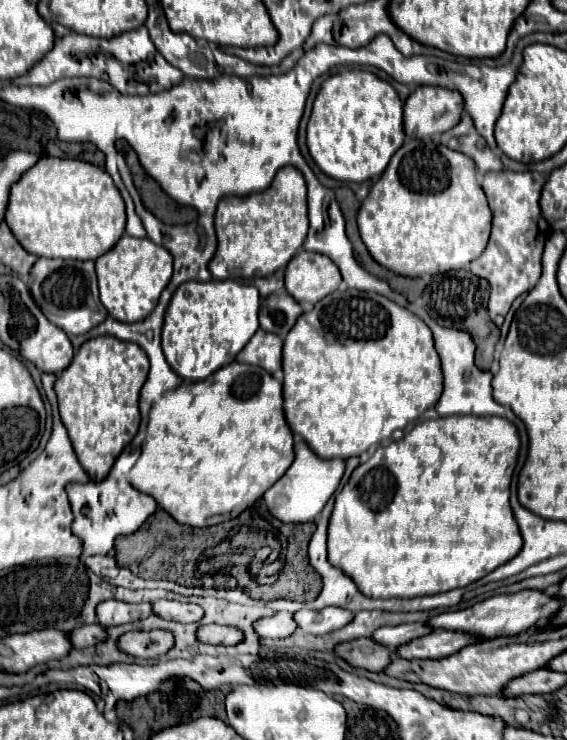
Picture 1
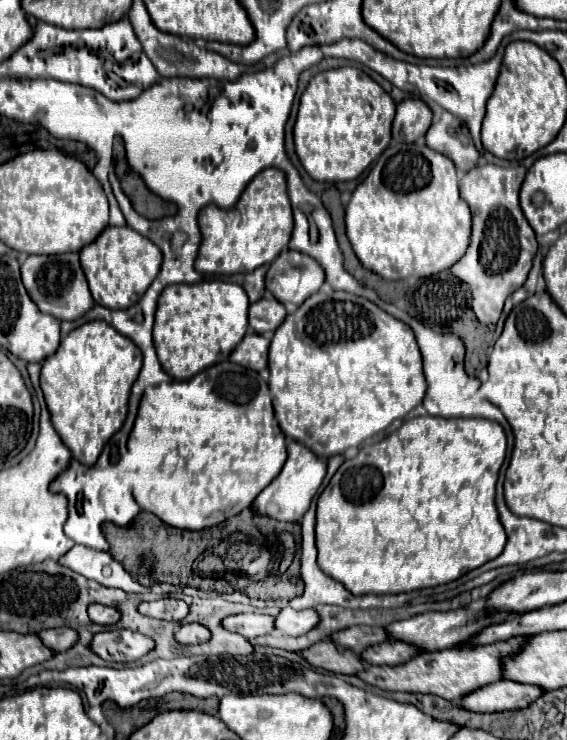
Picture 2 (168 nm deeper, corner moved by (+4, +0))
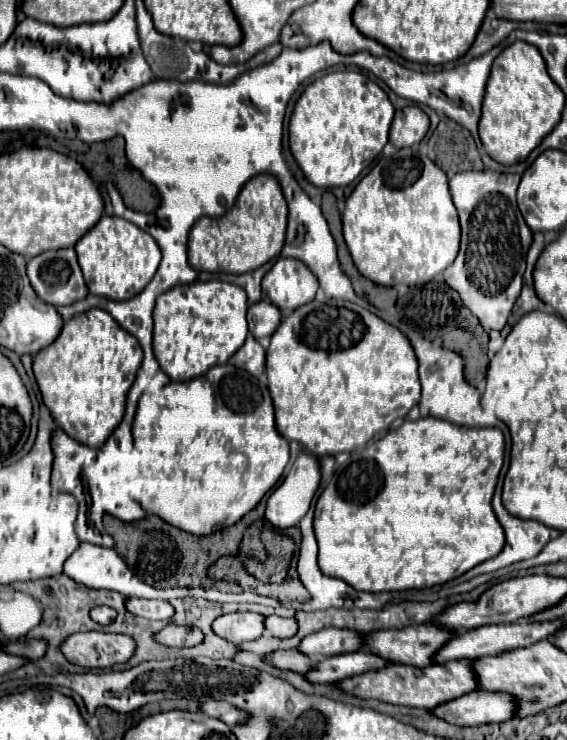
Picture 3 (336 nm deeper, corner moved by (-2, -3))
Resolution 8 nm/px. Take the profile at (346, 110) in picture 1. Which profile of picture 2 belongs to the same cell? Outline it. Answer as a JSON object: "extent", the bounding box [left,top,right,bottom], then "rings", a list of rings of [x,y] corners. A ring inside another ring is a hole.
{"extent":[294,66,396,184],"rings":[[[344,66],[316,74],[310,80],[304,94],[300,96],[298,116],[294,122],[294,148],[310,178],[314,178],[316,182],[330,182],[330,184],[356,180],[384,152],[386,144],[390,142],[394,106],[396,104],[390,98],[390,94],[358,68]]]}

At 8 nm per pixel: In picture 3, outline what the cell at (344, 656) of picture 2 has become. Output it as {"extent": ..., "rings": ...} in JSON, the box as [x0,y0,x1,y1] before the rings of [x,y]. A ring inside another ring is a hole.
{"extent":[266,649,314,673],"rings":[[[294,649],[294,651],[274,651],[266,659],[280,669],[292,669],[292,671],[298,671],[298,673],[306,673],[306,671],[314,669],[312,659],[298,649]]]}

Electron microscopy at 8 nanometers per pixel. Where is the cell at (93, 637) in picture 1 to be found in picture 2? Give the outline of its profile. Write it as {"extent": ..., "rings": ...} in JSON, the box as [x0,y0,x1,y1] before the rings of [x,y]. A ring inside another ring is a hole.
{"extent":[38,628,76,652],"rings":[[[48,628],[44,632],[38,632],[38,638],[52,652],[64,652],[76,642],[76,632],[72,628]]]}

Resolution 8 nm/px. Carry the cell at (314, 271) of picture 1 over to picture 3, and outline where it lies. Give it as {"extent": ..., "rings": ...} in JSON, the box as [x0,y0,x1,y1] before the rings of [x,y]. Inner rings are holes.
{"extent":[262,257,318,317],"rings":[[[280,257],[262,279],[262,291],[287,317],[316,297],[318,279],[302,261]]]}

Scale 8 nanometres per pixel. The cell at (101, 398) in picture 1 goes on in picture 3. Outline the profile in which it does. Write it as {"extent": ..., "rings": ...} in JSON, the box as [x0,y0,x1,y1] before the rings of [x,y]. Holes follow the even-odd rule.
{"extent":[34,309,142,447],"rings":[[[92,309],[66,321],[56,343],[34,355],[34,377],[56,425],[86,447],[102,447],[124,417],[126,395],[142,359],[134,335],[114,323],[106,311]]]}

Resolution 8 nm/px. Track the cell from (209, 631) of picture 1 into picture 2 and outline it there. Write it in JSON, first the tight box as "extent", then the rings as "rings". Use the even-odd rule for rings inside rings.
{"extent":[174,623,210,646],"rings":[[[184,623],[174,632],[174,640],[178,644],[184,644],[184,646],[202,644],[208,638],[210,638],[208,628],[204,628],[204,626],[198,623]]]}

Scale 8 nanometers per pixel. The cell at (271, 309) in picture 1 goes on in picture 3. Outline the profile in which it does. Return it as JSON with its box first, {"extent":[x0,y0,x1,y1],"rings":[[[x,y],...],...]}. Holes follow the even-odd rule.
{"extent":[248,301,282,339],"rings":[[[268,301],[254,303],[248,309],[248,329],[250,329],[252,337],[256,337],[256,339],[272,335],[278,329],[280,321],[282,321],[280,309]]]}

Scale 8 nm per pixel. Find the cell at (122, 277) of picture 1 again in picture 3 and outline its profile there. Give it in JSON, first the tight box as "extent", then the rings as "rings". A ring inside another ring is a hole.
{"extent":[74,215,162,301],"rings":[[[104,215],[98,225],[78,241],[74,249],[78,253],[78,261],[90,293],[114,301],[126,301],[142,293],[142,289],[156,275],[162,259],[158,243],[146,235],[146,231],[138,229],[126,219],[108,215]]]}

